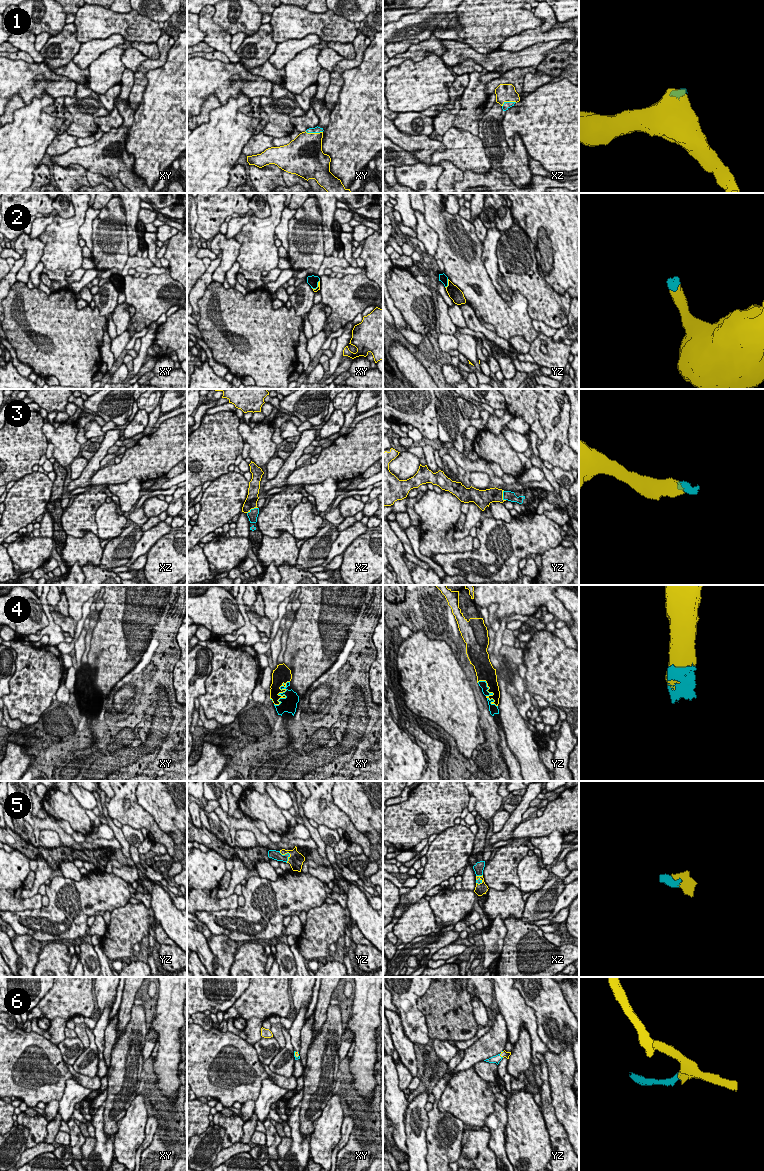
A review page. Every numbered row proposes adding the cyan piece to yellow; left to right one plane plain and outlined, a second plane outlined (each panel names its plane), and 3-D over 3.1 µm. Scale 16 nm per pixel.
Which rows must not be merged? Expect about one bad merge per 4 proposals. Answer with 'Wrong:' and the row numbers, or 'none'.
Wrong: none

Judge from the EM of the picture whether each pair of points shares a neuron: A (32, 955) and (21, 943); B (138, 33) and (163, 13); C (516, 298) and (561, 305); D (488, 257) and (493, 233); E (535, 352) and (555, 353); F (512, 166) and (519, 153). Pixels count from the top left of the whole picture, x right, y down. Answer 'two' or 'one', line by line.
A: one
B: two
C: two
D: one
E: one
F: one

